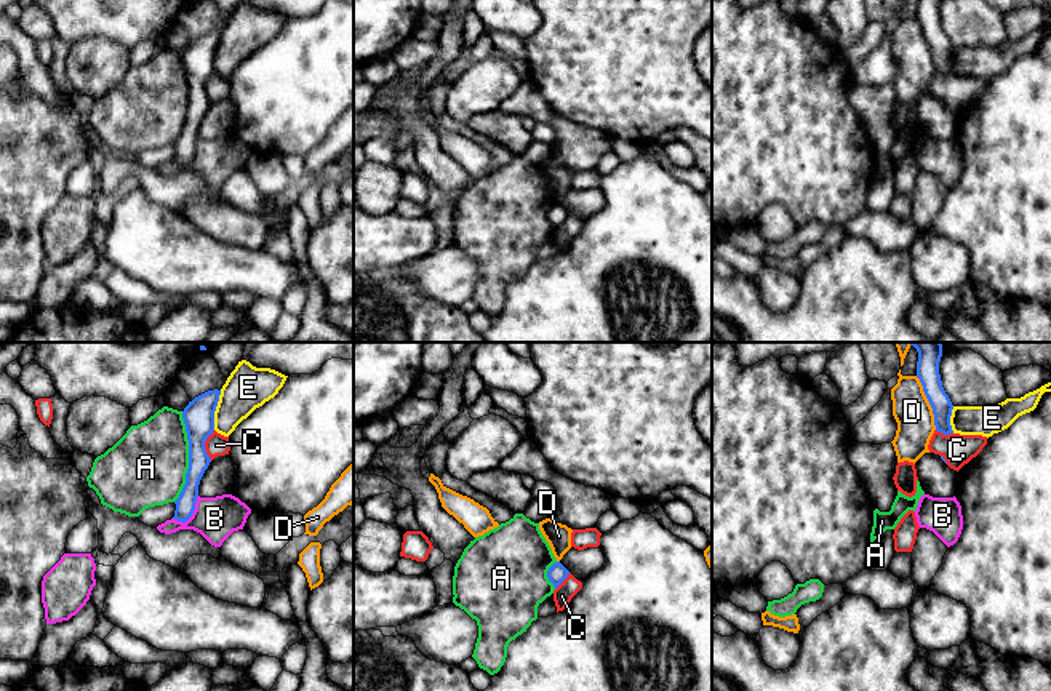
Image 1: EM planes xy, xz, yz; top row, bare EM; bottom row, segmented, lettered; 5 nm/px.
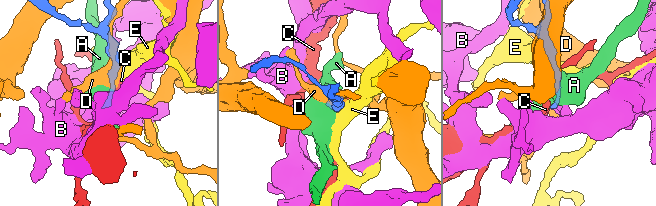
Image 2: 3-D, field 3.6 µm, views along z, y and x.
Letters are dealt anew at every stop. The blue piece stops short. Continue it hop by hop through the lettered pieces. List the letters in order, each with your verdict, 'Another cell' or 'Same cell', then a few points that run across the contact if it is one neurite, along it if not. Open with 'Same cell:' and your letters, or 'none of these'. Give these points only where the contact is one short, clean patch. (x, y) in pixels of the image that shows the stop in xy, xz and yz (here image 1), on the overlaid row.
Same cell: none of these
A: Another cell
B: Another cell. Line: xy (199, 496), (194, 512), (184, 522), (173, 519)
C: Another cell. Line: xy (213, 429), (205, 442), (205, 453), (210, 459)
D: Another cell
E: Another cell. Line: xy (221, 391), (213, 415), (213, 429)

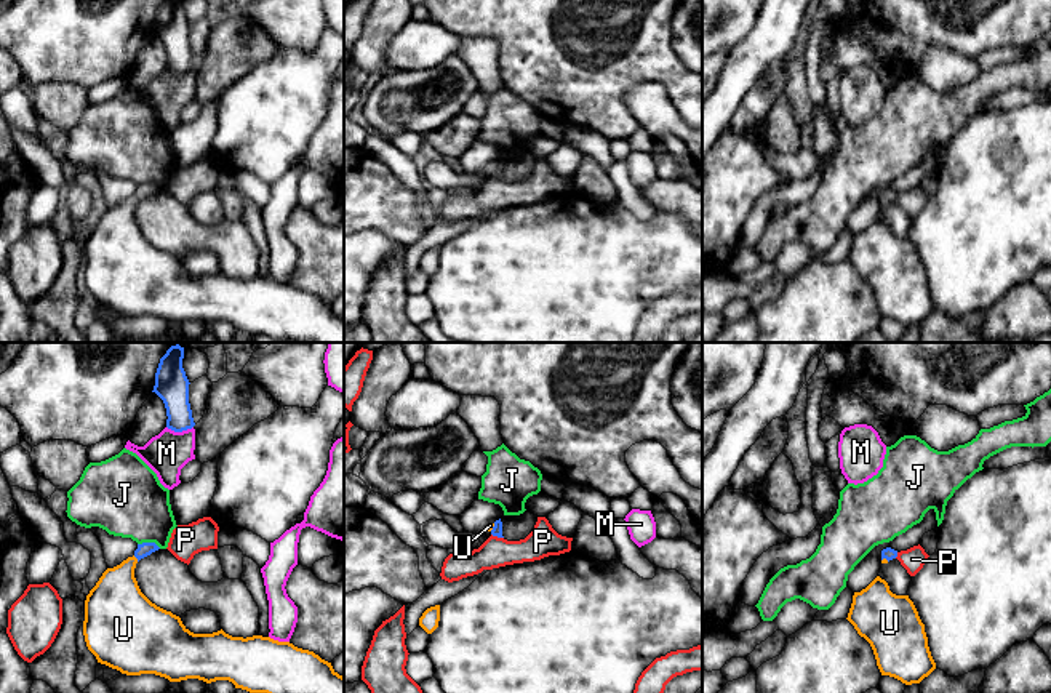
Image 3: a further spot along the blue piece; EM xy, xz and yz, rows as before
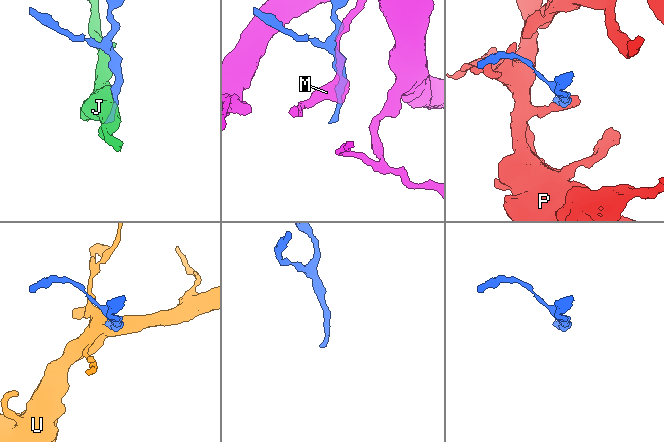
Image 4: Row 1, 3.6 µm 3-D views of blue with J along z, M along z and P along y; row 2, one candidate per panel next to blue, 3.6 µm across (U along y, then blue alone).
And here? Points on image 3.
Same cell: U
J: Another cell
M: Another cell
P: Another cell. Line: xz (491, 533), (503, 538)
U: Same cell. Line: xy (144, 549), (136, 557), (119, 581), (115, 602)

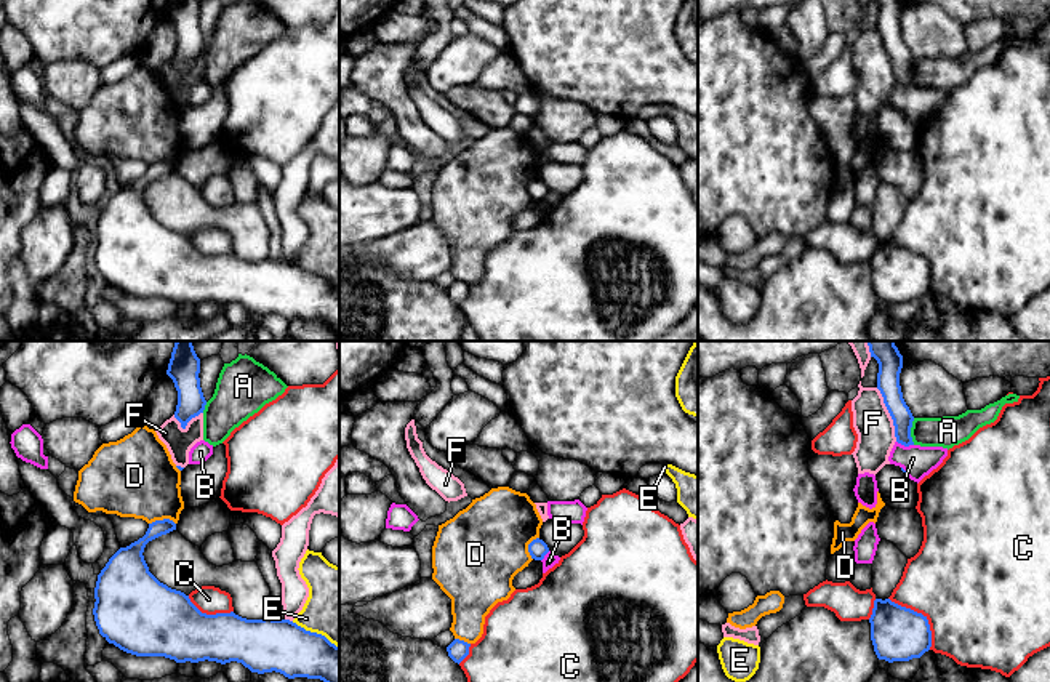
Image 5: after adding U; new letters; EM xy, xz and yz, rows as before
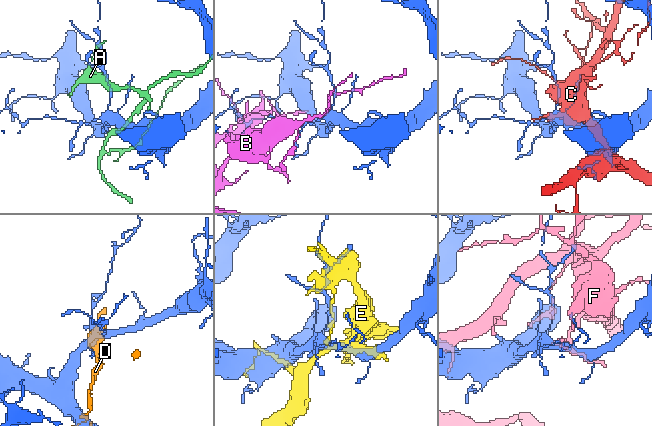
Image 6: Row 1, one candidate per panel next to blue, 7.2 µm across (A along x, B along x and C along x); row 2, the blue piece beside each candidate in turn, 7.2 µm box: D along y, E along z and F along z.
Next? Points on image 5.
Same cell: none of these
A: Another cell. Line: yz (914, 418), (911, 428), (913, 444)
B: Another cell. Line: yz (897, 441), (913, 445)
C: Another cell
D: Another cell
E: Another cell
F: Another cell

